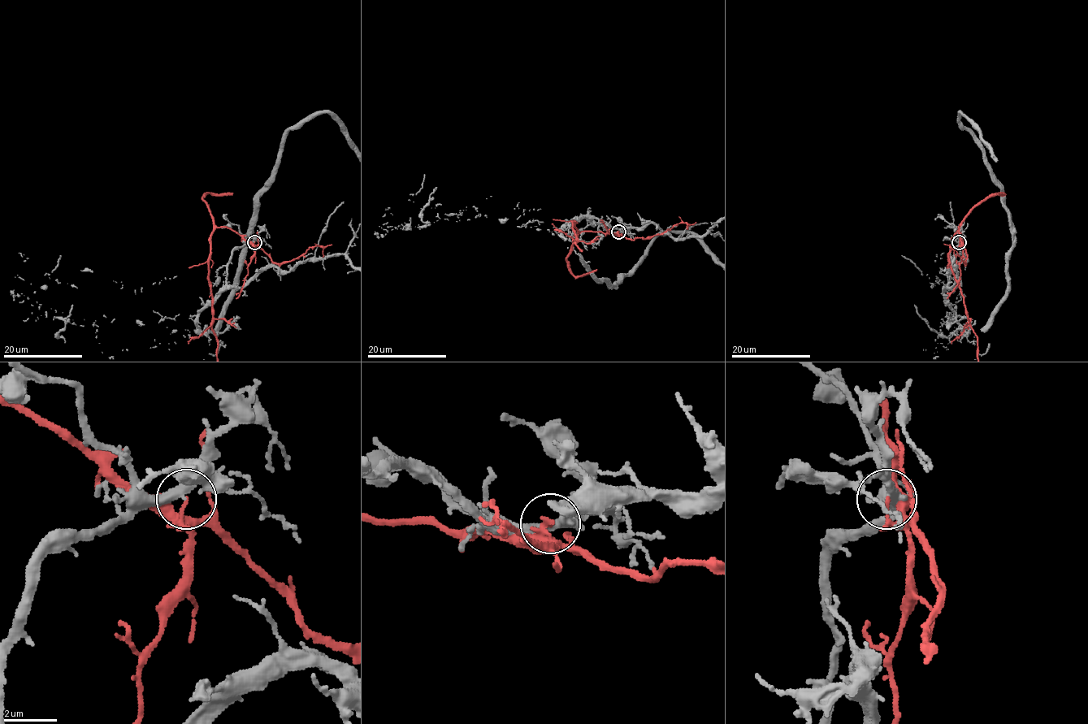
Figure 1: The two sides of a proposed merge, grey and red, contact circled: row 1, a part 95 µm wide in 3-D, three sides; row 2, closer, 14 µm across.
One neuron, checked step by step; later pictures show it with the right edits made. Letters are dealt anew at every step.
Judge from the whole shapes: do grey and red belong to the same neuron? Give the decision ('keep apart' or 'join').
keep apart

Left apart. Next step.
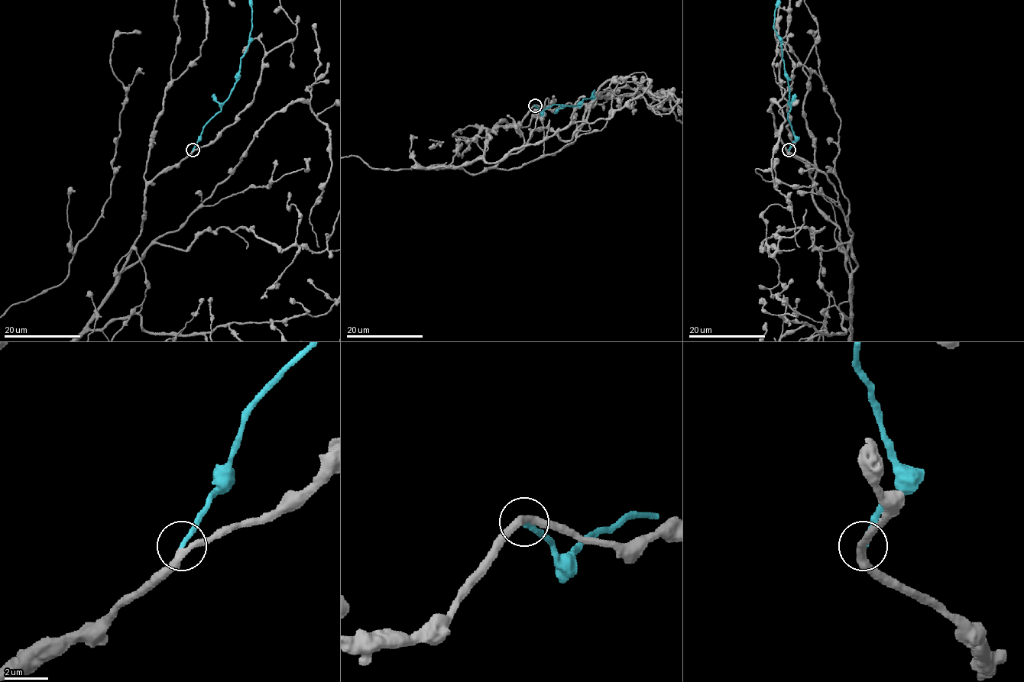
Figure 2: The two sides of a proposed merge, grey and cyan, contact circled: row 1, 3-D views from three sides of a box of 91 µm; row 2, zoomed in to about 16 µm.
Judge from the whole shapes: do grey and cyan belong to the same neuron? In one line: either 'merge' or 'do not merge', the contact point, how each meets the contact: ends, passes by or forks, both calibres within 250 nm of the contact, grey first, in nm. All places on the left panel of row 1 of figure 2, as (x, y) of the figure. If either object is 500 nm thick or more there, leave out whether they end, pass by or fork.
merge; place (192, 150); grey passes by; cyan ends; calibres 320 and 260 nm

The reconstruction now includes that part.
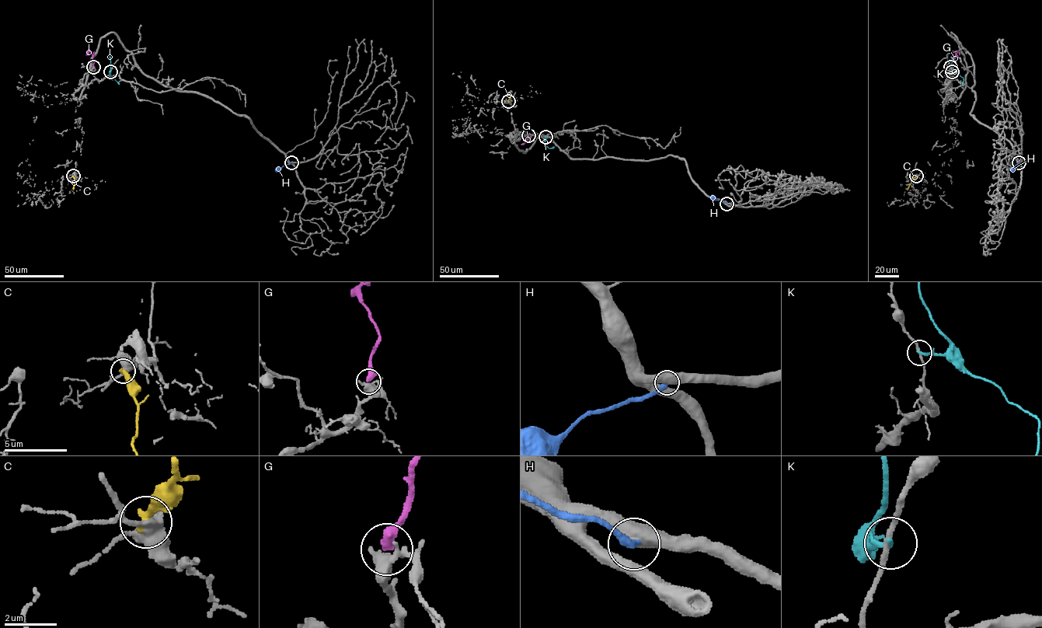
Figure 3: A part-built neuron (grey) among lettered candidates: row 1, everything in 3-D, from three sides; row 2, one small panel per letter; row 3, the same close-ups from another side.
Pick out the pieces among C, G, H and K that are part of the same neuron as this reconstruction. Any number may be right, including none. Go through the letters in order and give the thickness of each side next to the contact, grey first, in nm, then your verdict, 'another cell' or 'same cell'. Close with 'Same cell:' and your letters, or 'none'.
C: 400/400 nm | another cell
G: 440/480 nm | another cell
H: 500/360 nm | another cell
K: 190/200 nm | another cell
Same cell: none

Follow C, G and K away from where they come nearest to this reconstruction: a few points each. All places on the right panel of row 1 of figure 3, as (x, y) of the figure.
C: (916, 176), (907, 190)
G: (950, 67), (958, 51), (960, 54)
K: (952, 71), (963, 78), (962, 84)

